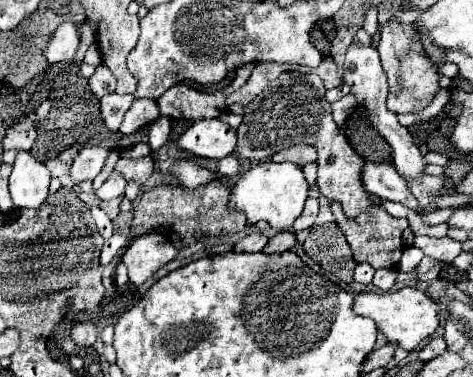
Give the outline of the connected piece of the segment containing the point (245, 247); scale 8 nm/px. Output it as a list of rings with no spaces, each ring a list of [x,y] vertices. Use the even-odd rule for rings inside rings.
[[[260,232],[248,234],[234,244],[234,252],[262,252],[266,242],[268,242],[266,234],[260,234]]]

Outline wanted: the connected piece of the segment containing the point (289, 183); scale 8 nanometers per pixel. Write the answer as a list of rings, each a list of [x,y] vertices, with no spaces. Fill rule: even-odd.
[[[260,162],[250,172],[244,172],[234,188],[230,198],[232,210],[242,210],[248,216],[248,224],[256,224],[258,220],[266,220],[274,230],[290,230],[294,220],[302,214],[304,202],[308,198],[308,182],[302,174],[300,166],[290,162]]]

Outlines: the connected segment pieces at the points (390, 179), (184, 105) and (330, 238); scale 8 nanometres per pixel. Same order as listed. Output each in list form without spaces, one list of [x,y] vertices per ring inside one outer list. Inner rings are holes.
[[[364,162],[362,168],[362,186],[368,194],[376,194],[382,200],[392,200],[408,206],[414,212],[420,212],[418,200],[408,188],[392,164],[374,164]]]
[[[254,64],[240,66],[236,70],[234,80],[224,86],[218,92],[206,92],[206,90],[196,90],[186,84],[174,84],[170,90],[166,90],[158,98],[158,108],[160,114],[168,118],[186,118],[186,120],[202,120],[202,118],[218,118],[226,108],[224,100],[228,94],[238,90],[250,76]]]
[[[336,224],[312,226],[308,238],[304,240],[304,250],[314,262],[318,262],[326,272],[334,274],[340,282],[354,282],[352,274],[356,262],[342,230]]]

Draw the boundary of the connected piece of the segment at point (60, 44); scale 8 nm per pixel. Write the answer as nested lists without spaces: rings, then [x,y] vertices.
[[[64,22],[50,36],[44,48],[44,56],[48,62],[72,62],[78,44],[80,40],[78,40],[76,26],[70,22]]]

